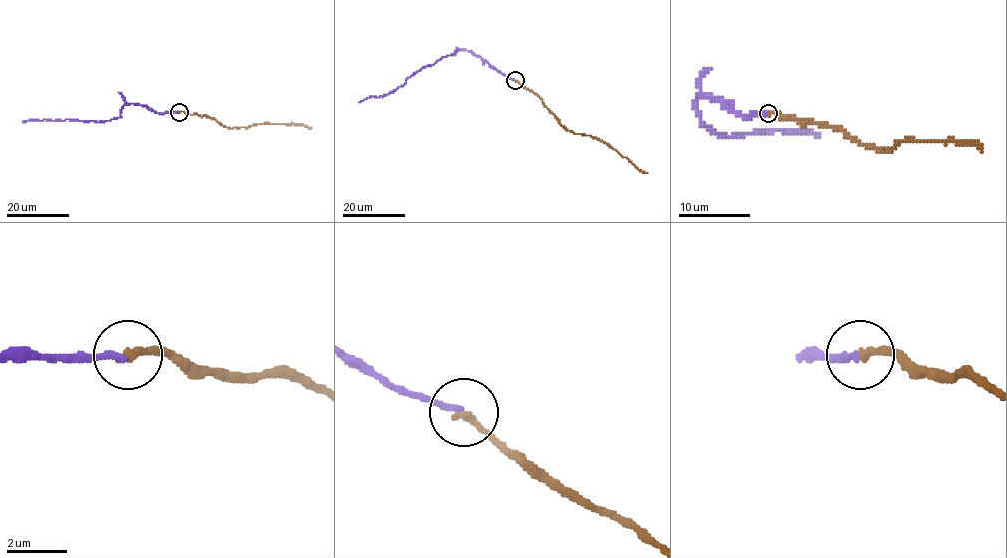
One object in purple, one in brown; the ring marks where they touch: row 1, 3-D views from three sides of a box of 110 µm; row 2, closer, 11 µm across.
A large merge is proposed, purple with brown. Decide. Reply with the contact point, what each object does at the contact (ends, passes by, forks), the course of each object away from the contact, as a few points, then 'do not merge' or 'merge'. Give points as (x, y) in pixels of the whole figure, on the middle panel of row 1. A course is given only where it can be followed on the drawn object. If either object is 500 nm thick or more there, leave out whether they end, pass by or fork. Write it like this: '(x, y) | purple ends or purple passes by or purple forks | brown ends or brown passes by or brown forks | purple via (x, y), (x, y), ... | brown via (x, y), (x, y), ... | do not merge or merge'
(515, 80) | purple ends | brown ends | purple via (515, 80), (470, 52), (457, 48), (454, 53), (415, 72), (388, 94), (358, 102) | brown via (515, 80), (535, 93), (566, 129), (604, 142), (647, 173) | merge

